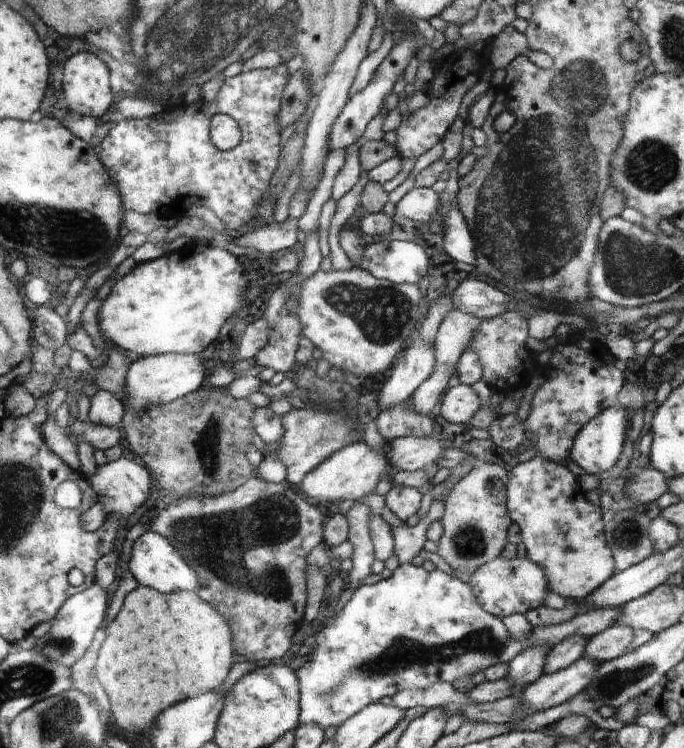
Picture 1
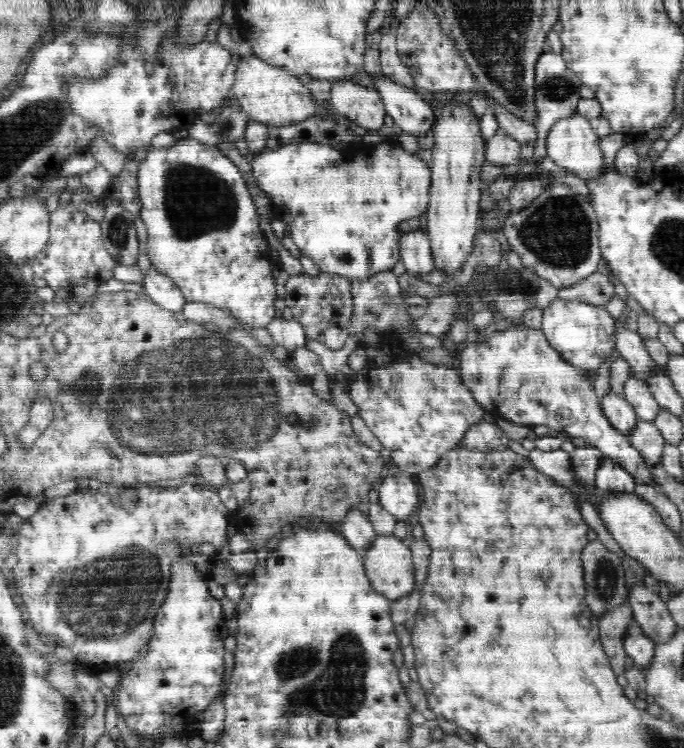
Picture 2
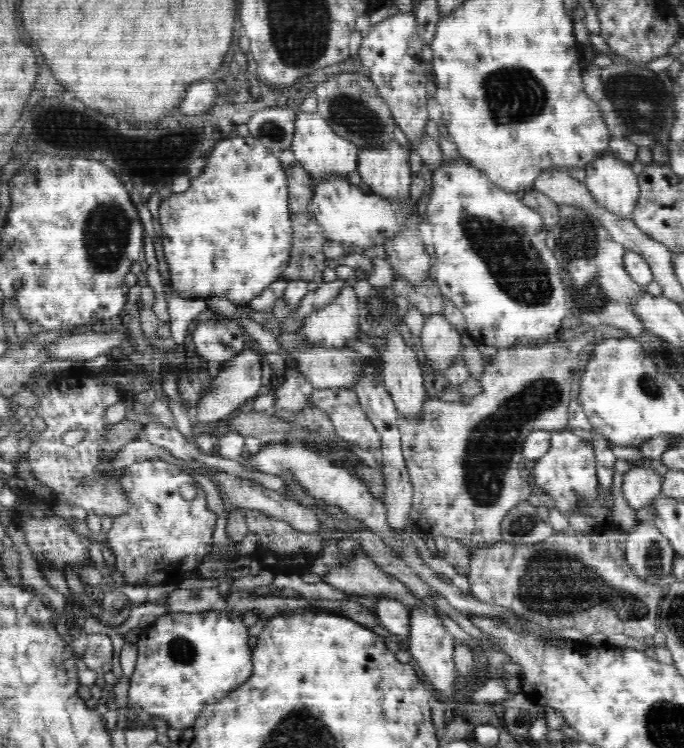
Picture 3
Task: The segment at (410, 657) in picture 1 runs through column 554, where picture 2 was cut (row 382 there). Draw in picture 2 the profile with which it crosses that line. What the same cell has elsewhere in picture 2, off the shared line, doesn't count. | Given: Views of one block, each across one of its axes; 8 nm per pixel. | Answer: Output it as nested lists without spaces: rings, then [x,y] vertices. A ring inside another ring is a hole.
[[[631,376],[624,385],[622,395],[634,407],[638,419],[652,422],[661,406],[652,396],[645,381]]]

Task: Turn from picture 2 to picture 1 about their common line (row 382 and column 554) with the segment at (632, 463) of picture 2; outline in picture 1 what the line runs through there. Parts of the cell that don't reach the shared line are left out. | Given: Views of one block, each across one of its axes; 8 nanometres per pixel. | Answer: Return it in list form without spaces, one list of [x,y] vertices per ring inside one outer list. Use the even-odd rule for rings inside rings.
[[[536,455],[509,472],[507,509],[521,530],[527,557],[544,569],[549,590],[565,599],[584,600],[616,571],[605,539],[606,514],[591,504],[577,477],[565,465]]]

